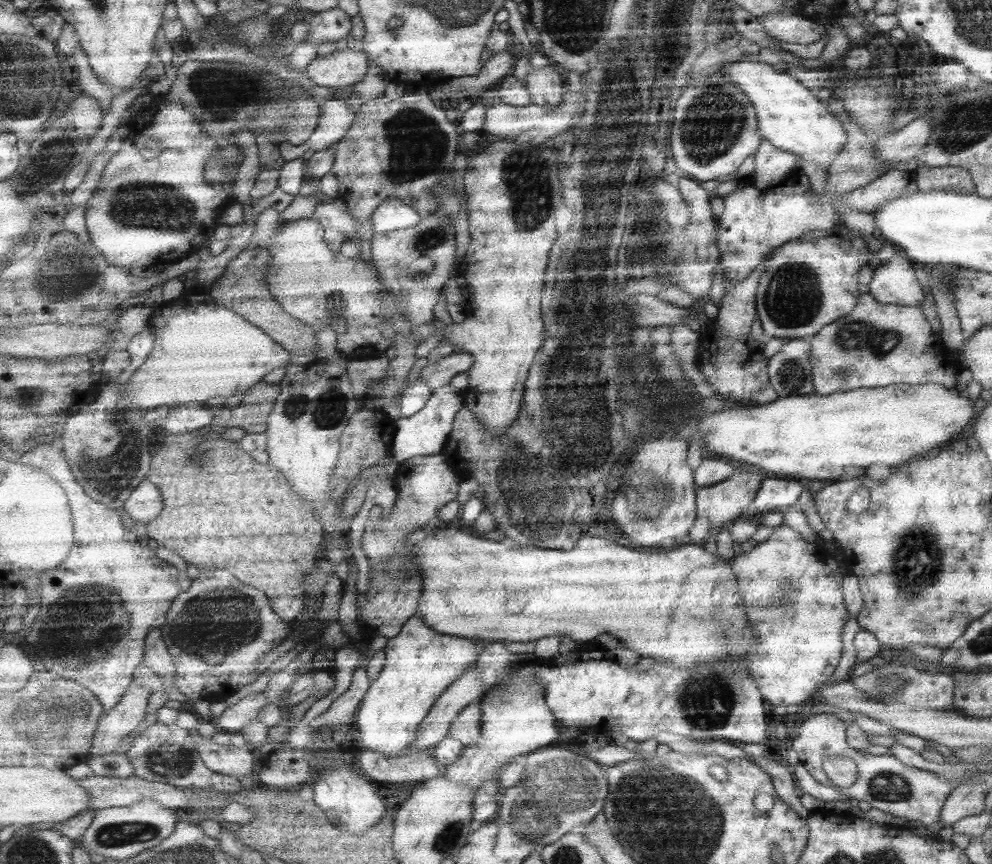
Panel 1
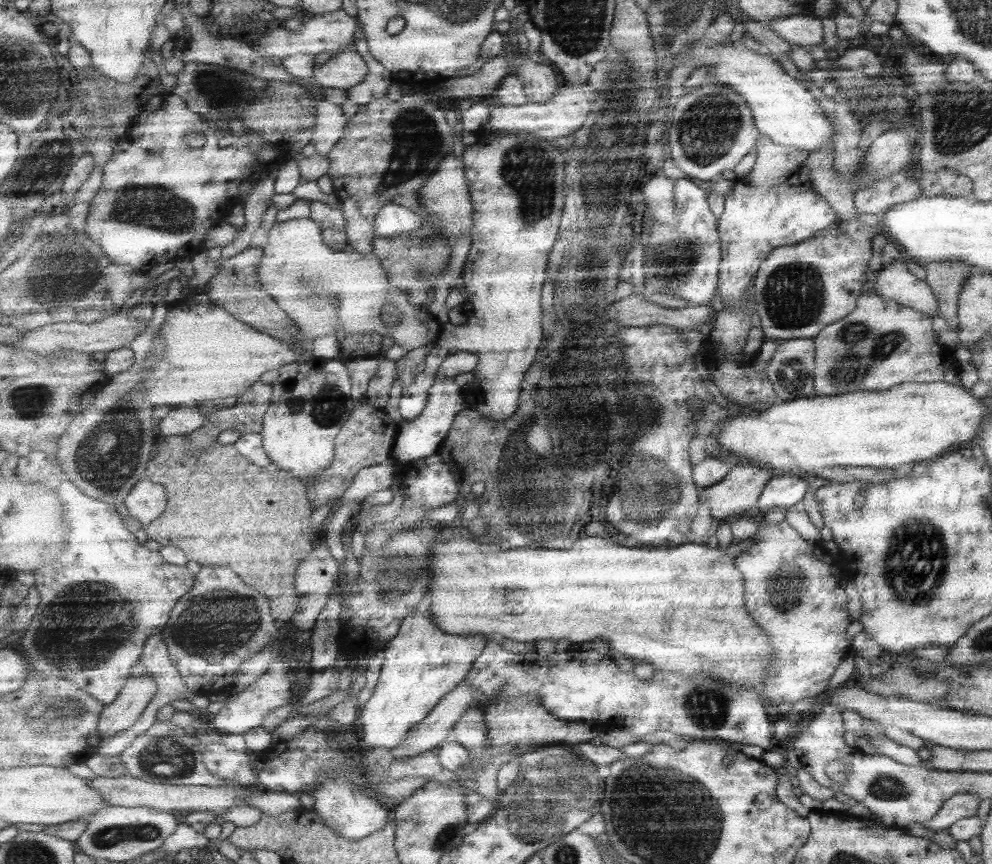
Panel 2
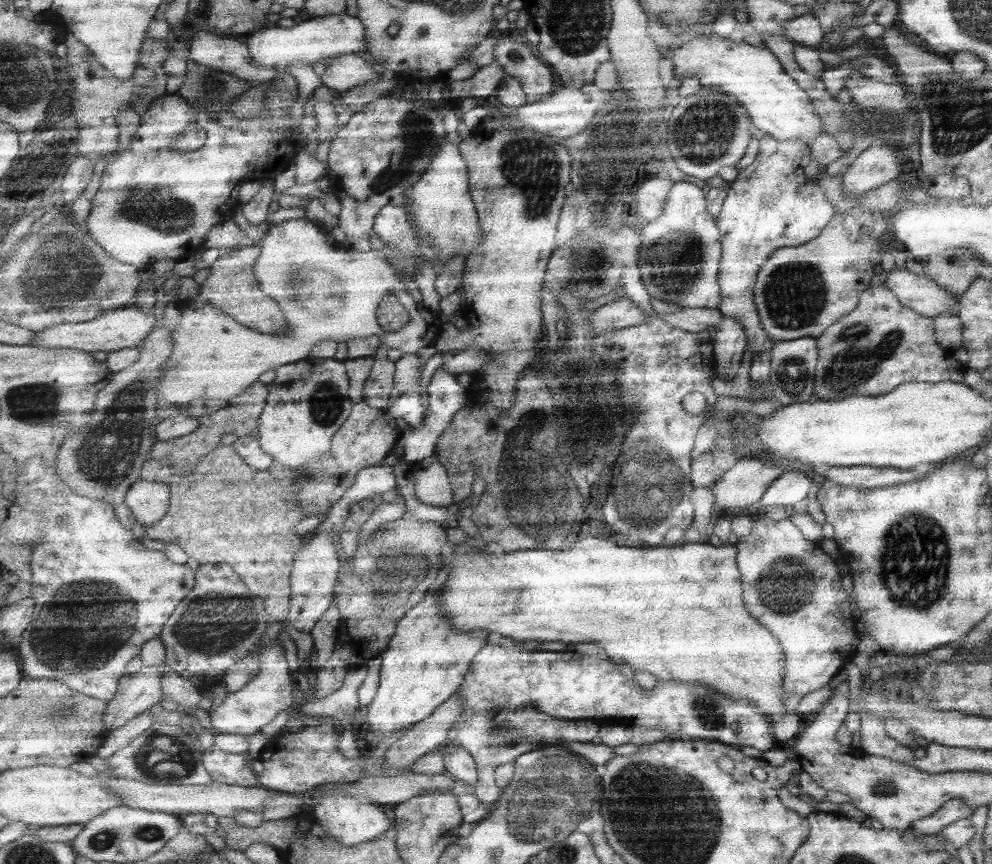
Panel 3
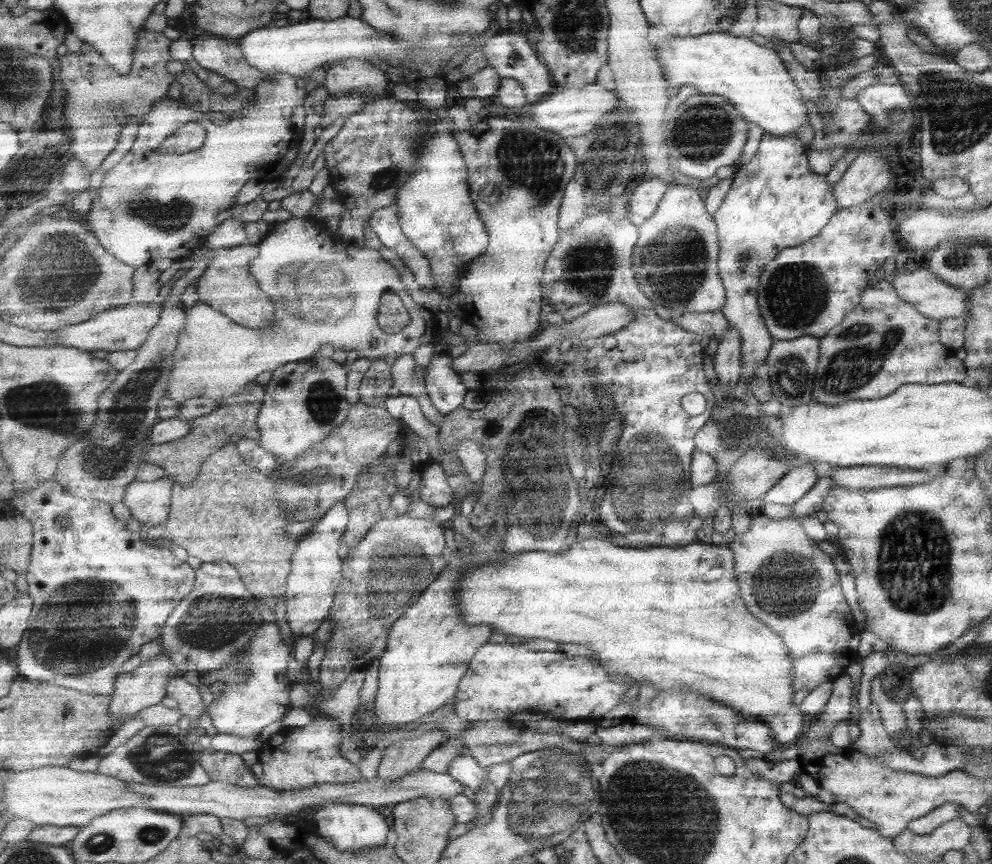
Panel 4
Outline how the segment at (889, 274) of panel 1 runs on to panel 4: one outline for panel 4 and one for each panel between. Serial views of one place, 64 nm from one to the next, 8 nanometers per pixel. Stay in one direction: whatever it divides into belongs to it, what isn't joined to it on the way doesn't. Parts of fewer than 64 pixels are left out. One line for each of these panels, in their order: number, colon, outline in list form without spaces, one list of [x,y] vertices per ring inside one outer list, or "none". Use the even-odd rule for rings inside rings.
2: [[[895,260],[887,268],[875,272],[873,292],[883,300],[891,300],[909,310],[917,310],[927,318],[935,318],[935,294],[927,282],[917,280],[901,260]]]
3: [[[897,268],[885,274],[887,278],[885,282],[881,282],[881,286],[885,286],[891,294],[895,294],[897,302],[903,308],[913,310],[915,314],[931,320],[935,316],[947,316],[949,312],[955,312],[957,300],[953,300],[927,276],[915,276],[907,270]]]
4: [[[929,270],[893,272],[891,280],[893,290],[899,294],[901,302],[913,306],[923,318],[941,322],[947,318],[963,320],[965,314],[965,298],[967,294],[947,286]]]

